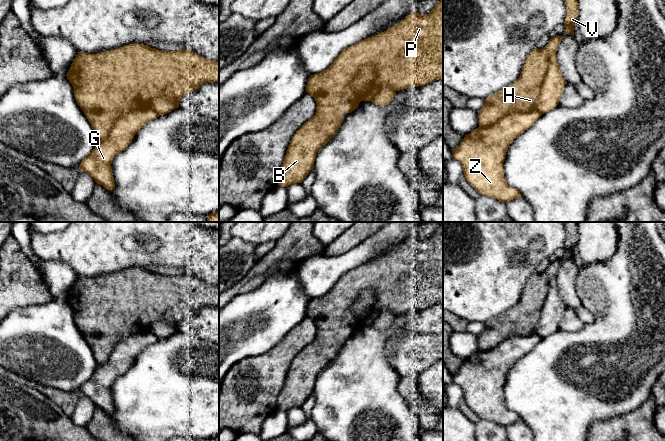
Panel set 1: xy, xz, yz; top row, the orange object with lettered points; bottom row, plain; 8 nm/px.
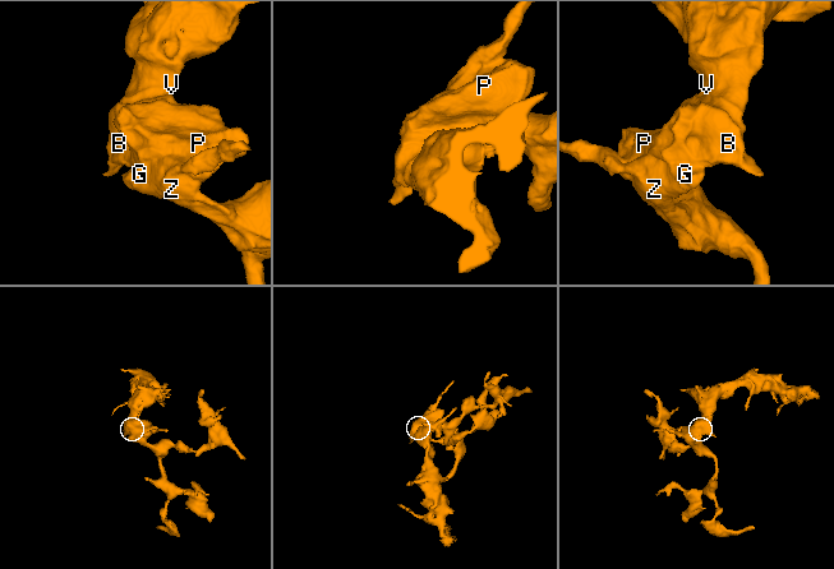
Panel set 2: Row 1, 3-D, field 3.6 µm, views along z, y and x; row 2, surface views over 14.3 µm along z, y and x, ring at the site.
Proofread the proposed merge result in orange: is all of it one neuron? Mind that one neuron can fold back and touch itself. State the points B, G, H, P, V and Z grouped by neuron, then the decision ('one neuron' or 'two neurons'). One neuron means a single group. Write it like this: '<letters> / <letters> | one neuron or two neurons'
B H P V / G Z | two neurons

